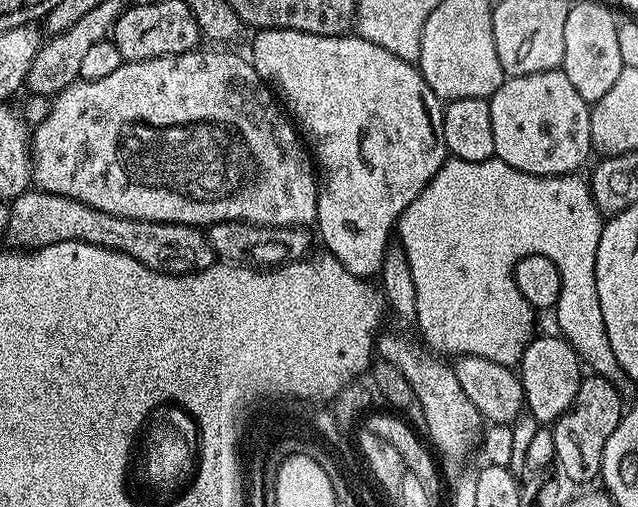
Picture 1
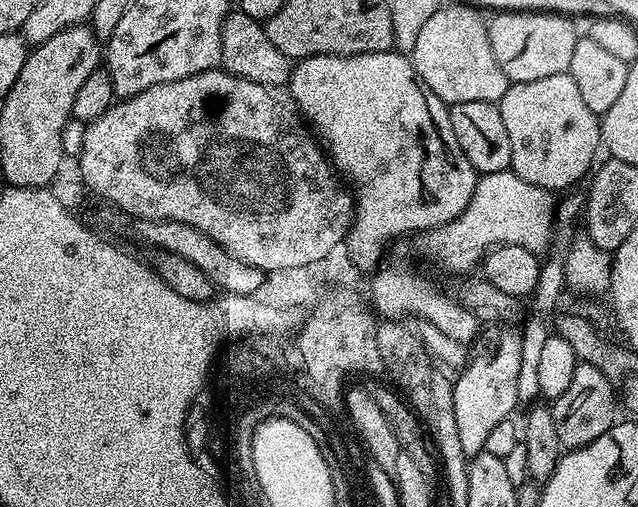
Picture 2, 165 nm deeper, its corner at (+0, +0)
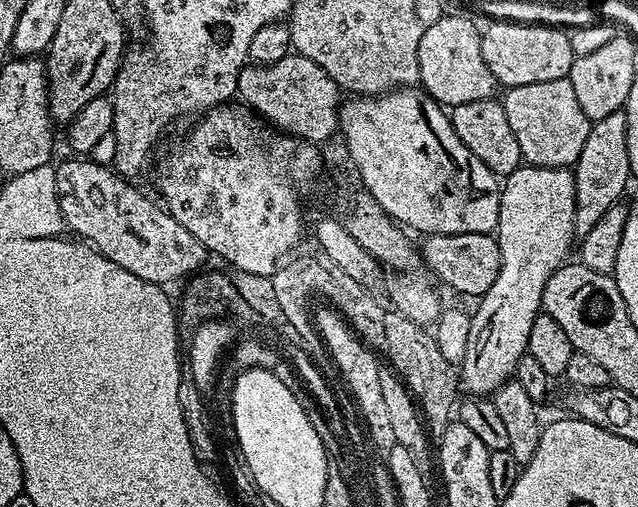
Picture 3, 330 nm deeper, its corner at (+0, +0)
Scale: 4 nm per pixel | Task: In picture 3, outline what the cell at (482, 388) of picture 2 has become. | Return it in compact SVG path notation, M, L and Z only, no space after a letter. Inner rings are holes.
M524 164L508 176L503 177L500 190L500 209L494 235L502 254L502 270L494 286L479 297L476 312L471 313L470 338L466 342L466 358L458 365L458 380L465 393L487 397L497 392L507 380L513 379L516 364L528 351L530 329L542 314L546 282L569 259L568 251L573 251L577 239L574 226L576 191L574 190L575 171L572 168L543 168Z

